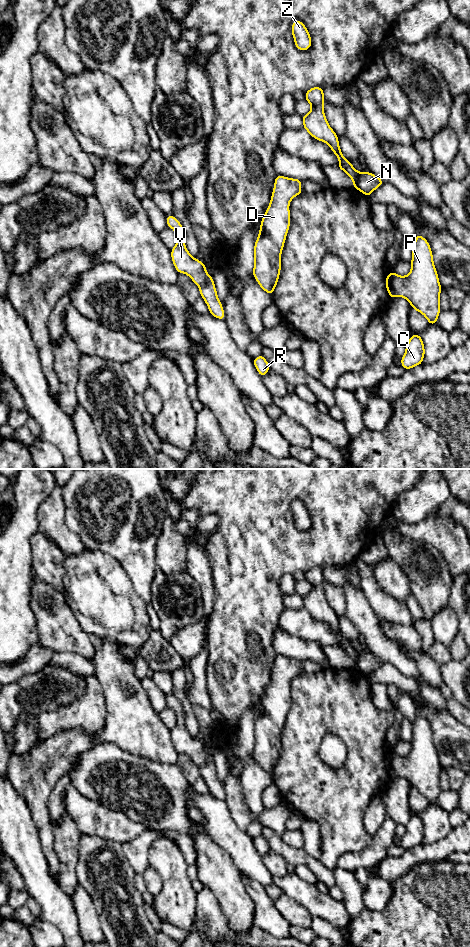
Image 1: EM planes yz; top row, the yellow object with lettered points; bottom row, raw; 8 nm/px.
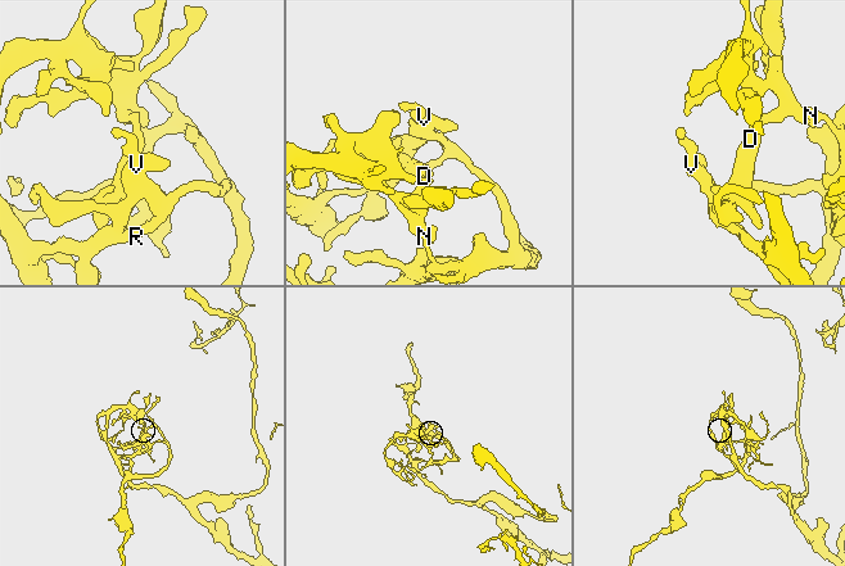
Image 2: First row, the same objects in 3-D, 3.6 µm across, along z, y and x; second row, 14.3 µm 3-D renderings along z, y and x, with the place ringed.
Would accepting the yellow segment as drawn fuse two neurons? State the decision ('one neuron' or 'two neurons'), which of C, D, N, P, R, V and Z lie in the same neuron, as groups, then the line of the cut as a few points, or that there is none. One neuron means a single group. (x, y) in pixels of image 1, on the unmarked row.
two neurons; C N P R V / D Z; cut in yz along (356, 651), (354, 667)

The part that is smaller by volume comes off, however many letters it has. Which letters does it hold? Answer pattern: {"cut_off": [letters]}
{"cut_off": ["C", "N", "P", "R", "V"]}

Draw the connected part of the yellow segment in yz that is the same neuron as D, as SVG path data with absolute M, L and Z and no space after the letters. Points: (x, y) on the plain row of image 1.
M276 655L270 683L255 721L252 754L259 766L270 775L281 752L281 733L290 707L289 684L295 676L303 673L302 661Z

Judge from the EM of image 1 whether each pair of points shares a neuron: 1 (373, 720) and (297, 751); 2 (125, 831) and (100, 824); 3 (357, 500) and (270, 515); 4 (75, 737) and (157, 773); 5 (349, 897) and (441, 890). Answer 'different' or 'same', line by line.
1: same
2: same
3: same
4: different
5: different

